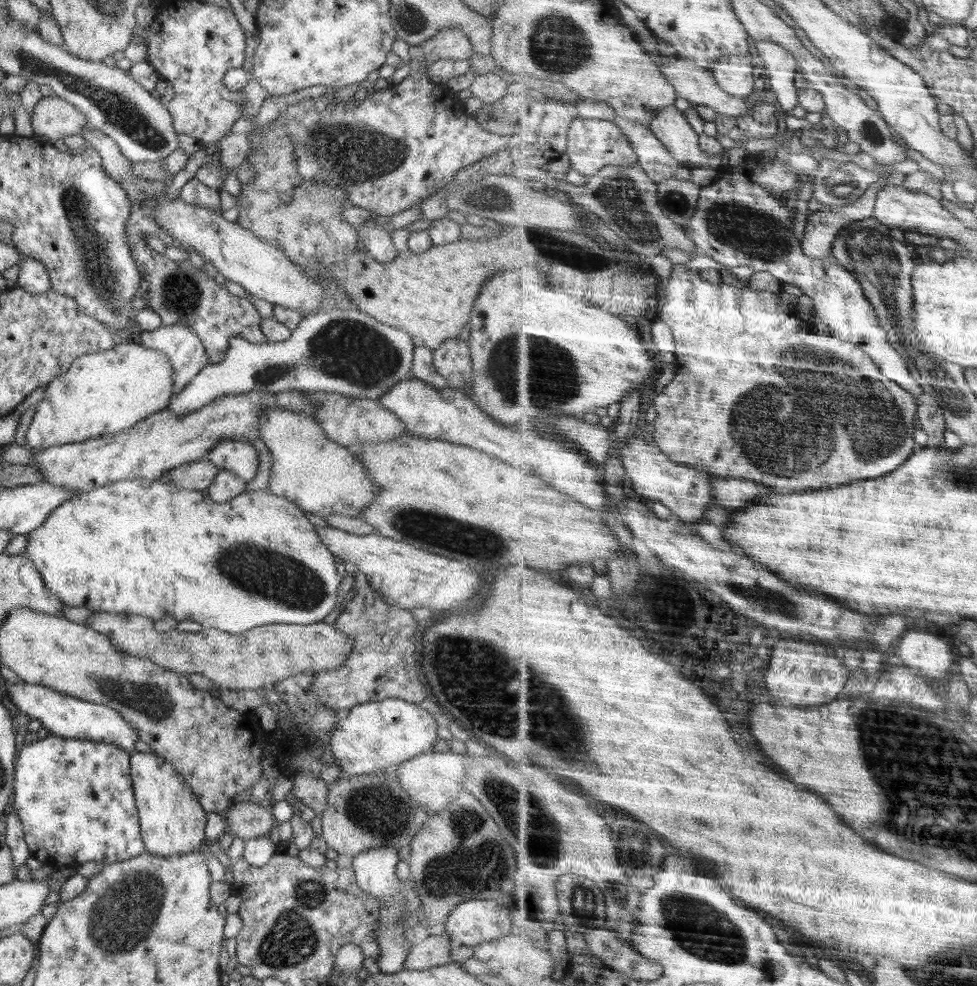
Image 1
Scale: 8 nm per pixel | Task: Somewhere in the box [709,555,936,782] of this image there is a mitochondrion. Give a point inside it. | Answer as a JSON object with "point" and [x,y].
{"point":[765,600]}

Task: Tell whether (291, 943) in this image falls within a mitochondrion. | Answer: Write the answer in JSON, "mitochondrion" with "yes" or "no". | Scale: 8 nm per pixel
{"mitochondrion":"yes"}

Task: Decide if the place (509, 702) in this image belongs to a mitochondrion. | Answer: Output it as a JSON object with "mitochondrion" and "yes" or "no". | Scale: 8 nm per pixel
{"mitochondrion":"yes"}

